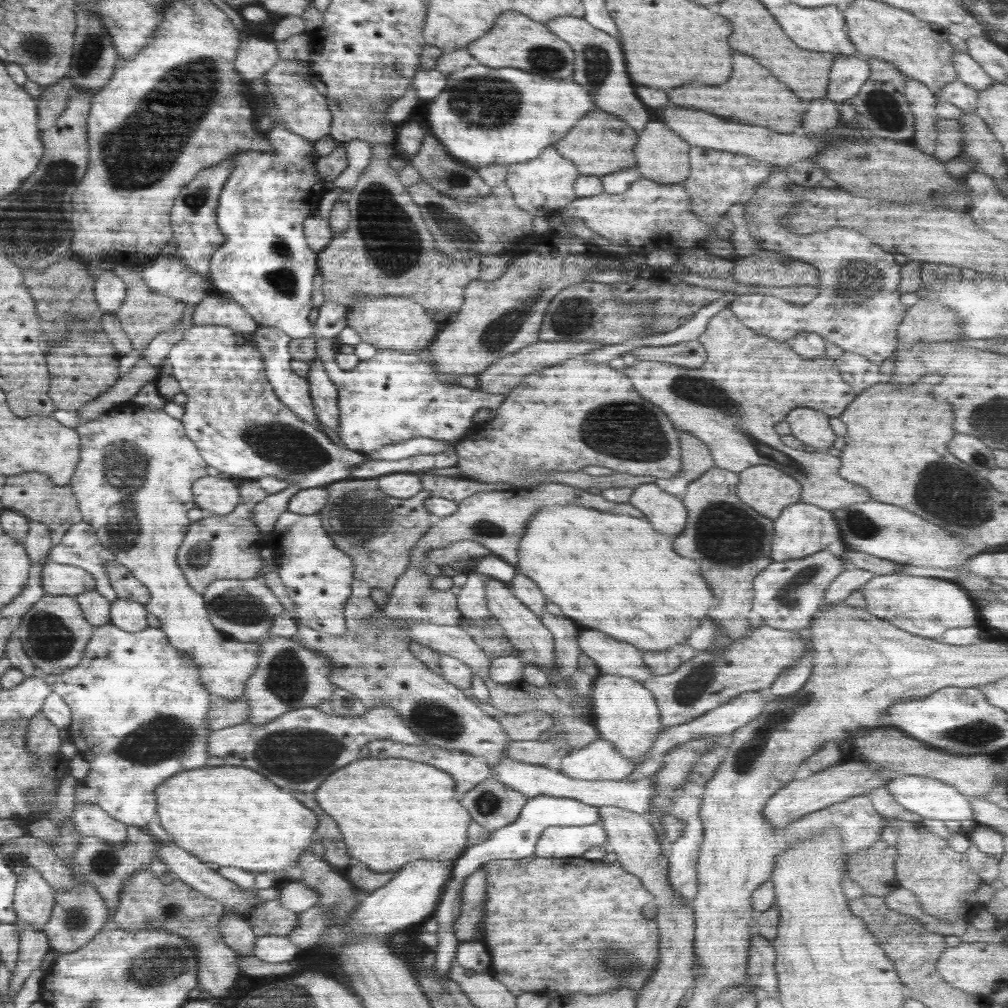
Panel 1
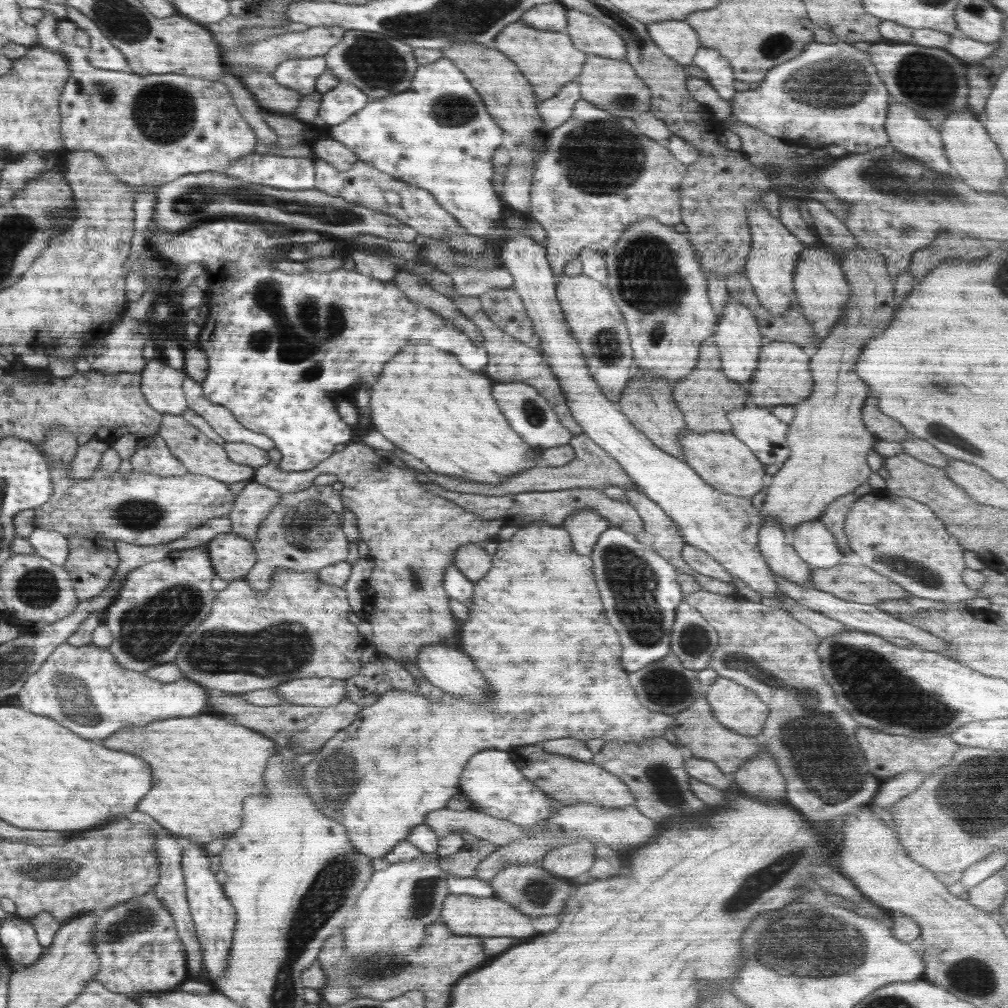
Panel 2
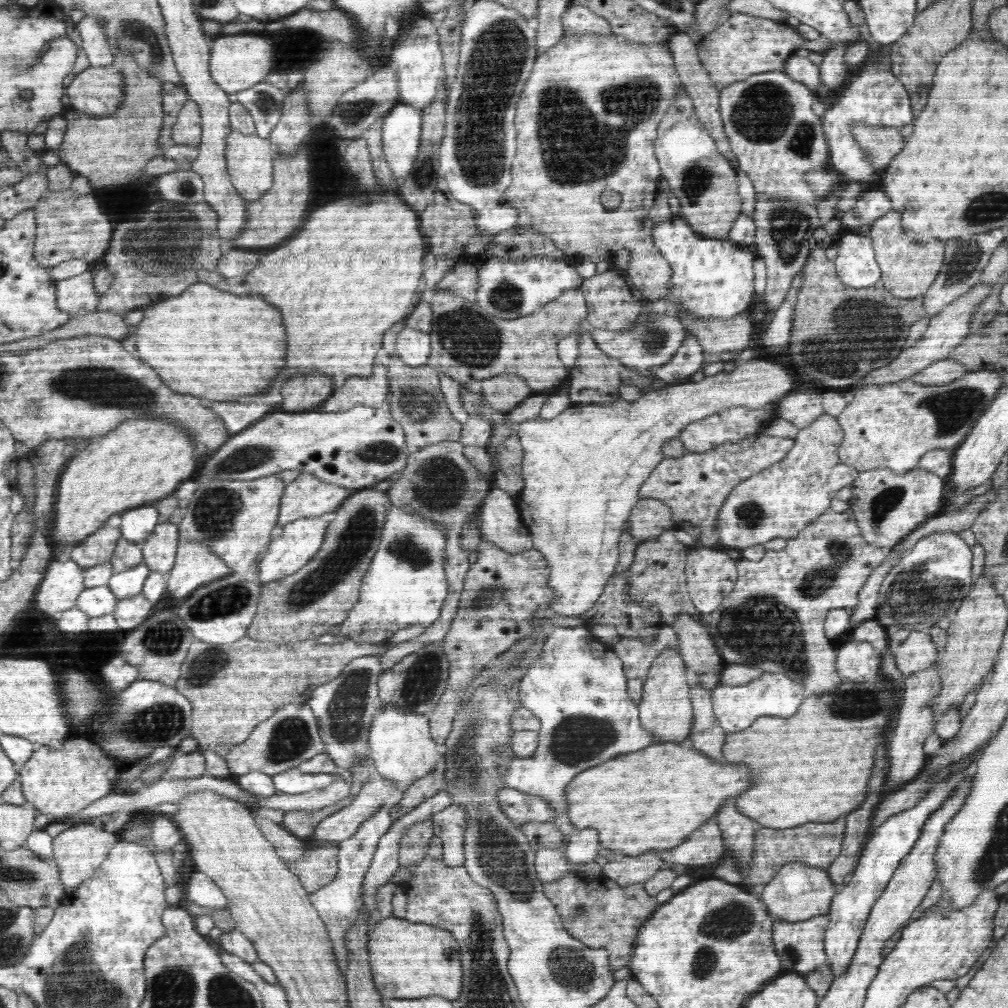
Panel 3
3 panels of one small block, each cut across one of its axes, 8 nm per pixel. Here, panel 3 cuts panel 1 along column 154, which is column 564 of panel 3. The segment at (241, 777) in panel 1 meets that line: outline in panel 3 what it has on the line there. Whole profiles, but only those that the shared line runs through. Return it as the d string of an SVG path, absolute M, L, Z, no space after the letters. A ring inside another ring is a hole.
M666 742L655 743L636 753L612 758L602 765L580 772L568 784L564 794L568 803L567 817L575 831L595 828L602 848L634 856L648 850L668 850L678 846L688 834L700 828L700 824L712 818L728 796L738 796L748 786L752 786L752 780L746 766L716 764L692 747L686 750L681 744Z

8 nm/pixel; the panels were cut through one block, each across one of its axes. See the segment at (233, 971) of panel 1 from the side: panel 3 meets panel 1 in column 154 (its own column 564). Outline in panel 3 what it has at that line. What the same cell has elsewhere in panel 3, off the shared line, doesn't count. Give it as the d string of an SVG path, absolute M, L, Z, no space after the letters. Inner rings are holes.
M572 873L565 874L561 880L544 883L543 892L554 903L570 936L590 948L608 951L612 970L629 966L640 927L660 905L655 896L646 893L643 883L620 887L603 875L584 879Z

